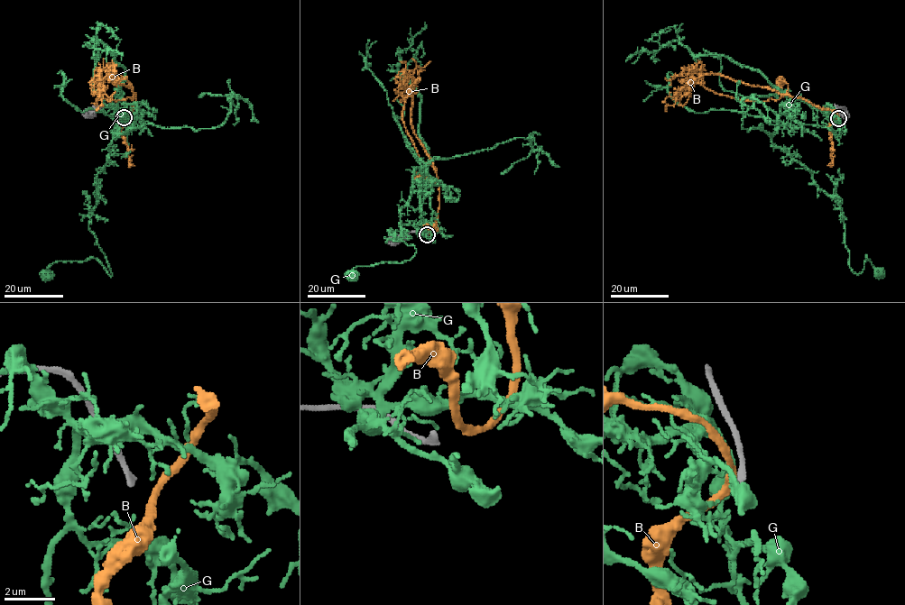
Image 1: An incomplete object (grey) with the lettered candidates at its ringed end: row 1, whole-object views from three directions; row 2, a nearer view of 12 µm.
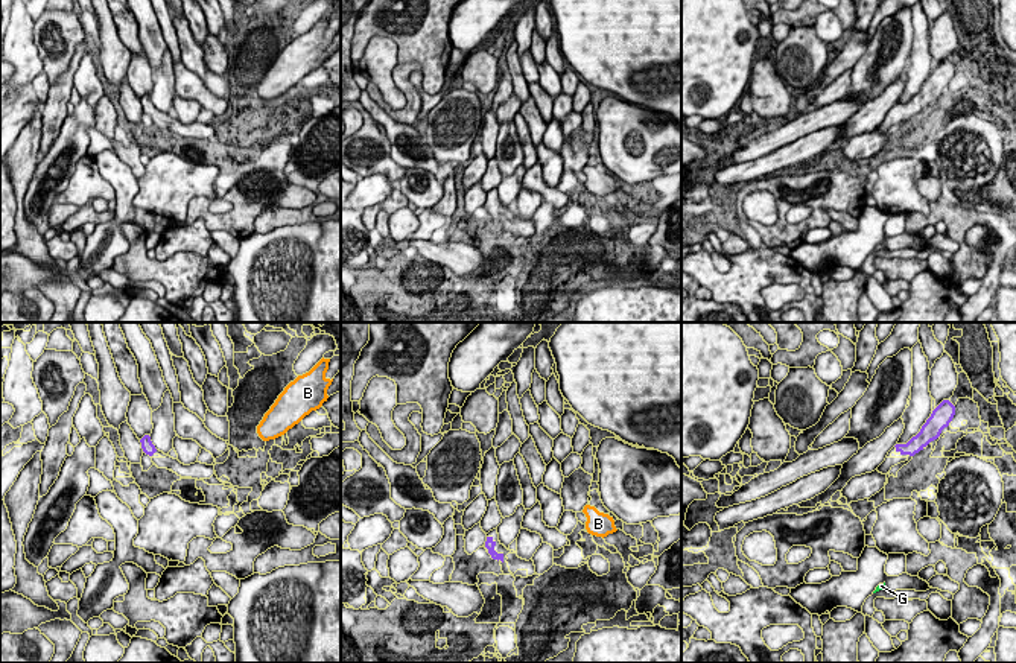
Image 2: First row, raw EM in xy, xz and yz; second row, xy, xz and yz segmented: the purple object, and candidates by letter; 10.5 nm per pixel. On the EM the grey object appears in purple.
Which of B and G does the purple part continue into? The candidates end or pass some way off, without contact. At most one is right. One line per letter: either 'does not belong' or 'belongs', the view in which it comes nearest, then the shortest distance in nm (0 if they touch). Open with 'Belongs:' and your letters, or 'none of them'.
Belongs: none of them
B: does not belong; nearest in xz; 900 nm apart
G: does not belong; nearest in yz; 1350 nm apart

